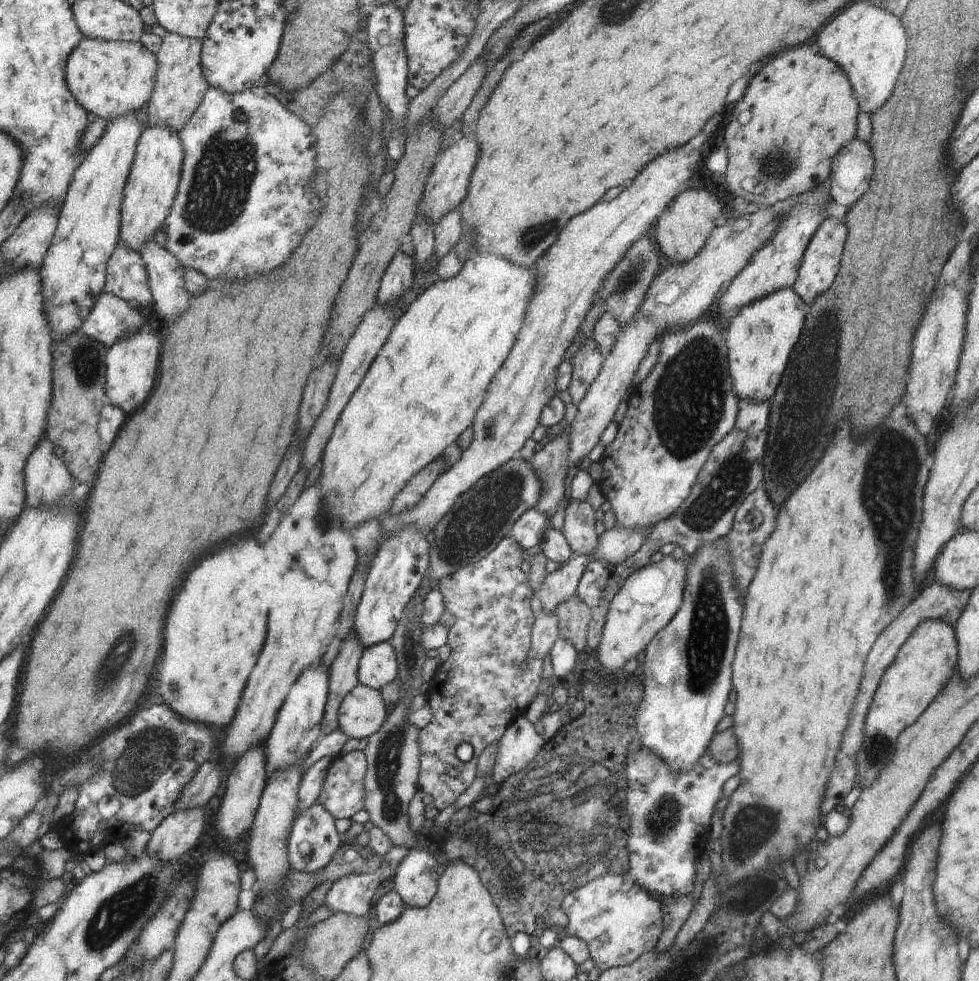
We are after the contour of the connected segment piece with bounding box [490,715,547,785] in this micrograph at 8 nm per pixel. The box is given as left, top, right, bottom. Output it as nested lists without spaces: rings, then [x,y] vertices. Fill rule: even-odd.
[[[524,715],[508,725],[499,740],[498,754],[490,772],[490,782],[502,784],[509,776],[524,770],[547,742],[538,734],[534,723]]]

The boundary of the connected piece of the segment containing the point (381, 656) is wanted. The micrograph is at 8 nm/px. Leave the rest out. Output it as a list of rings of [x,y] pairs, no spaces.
[[[388,642],[366,647],[359,660],[359,682],[379,691],[398,676],[397,654]]]

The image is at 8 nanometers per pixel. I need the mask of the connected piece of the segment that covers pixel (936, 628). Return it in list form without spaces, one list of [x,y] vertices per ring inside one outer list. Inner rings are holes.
[[[929,620],[921,622],[914,629],[912,636],[900,647],[894,662],[885,670],[880,686],[876,689],[868,709],[861,747],[855,756],[857,773],[854,789],[860,786],[859,791],[862,792],[869,786],[872,786],[872,783],[884,770],[884,767],[887,767],[892,762],[900,734],[918,720],[918,717],[950,682],[957,666],[957,646],[958,643],[953,626],[946,624],[944,621]]]

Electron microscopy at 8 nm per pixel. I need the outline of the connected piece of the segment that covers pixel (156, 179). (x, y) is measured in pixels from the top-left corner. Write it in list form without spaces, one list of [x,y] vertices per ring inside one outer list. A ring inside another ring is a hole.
[[[145,126],[137,142],[134,162],[123,190],[121,204],[120,242],[130,250],[139,252],[149,241],[154,240],[158,229],[163,230],[170,214],[181,177],[184,158],[180,133],[169,127]]]

